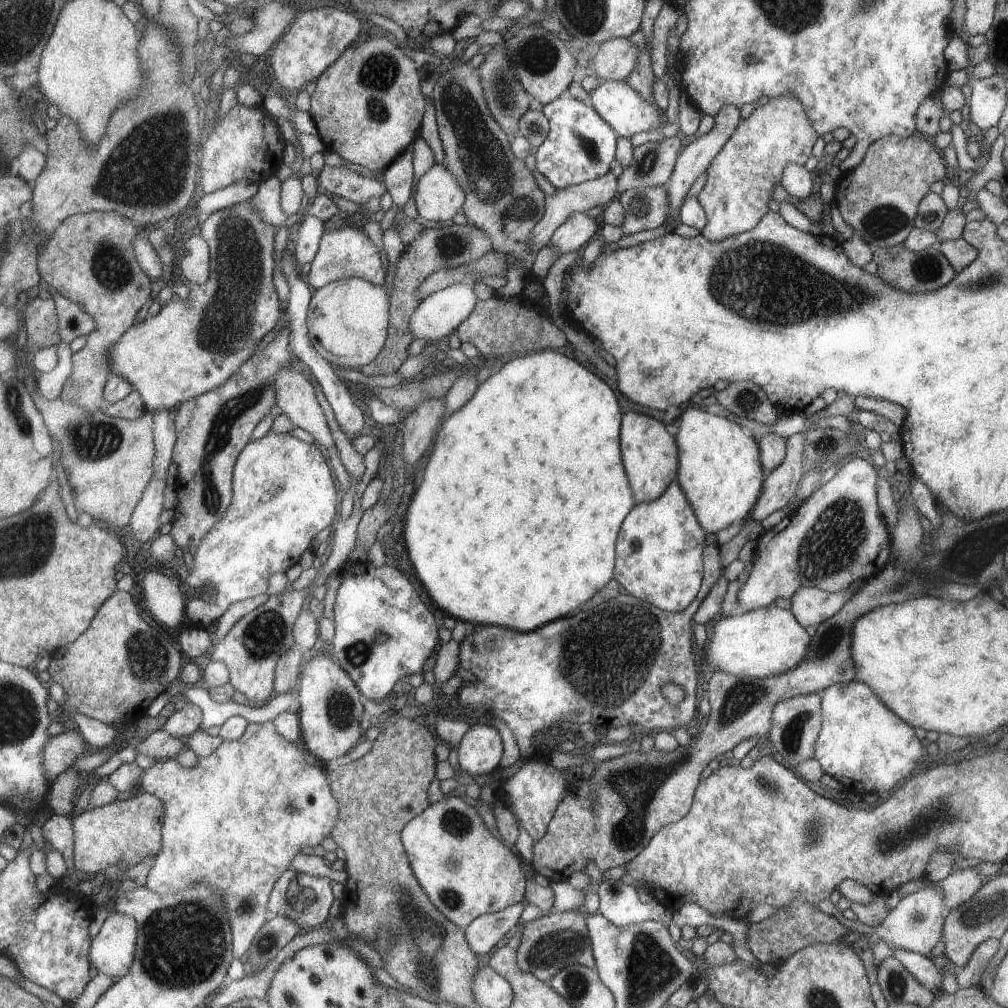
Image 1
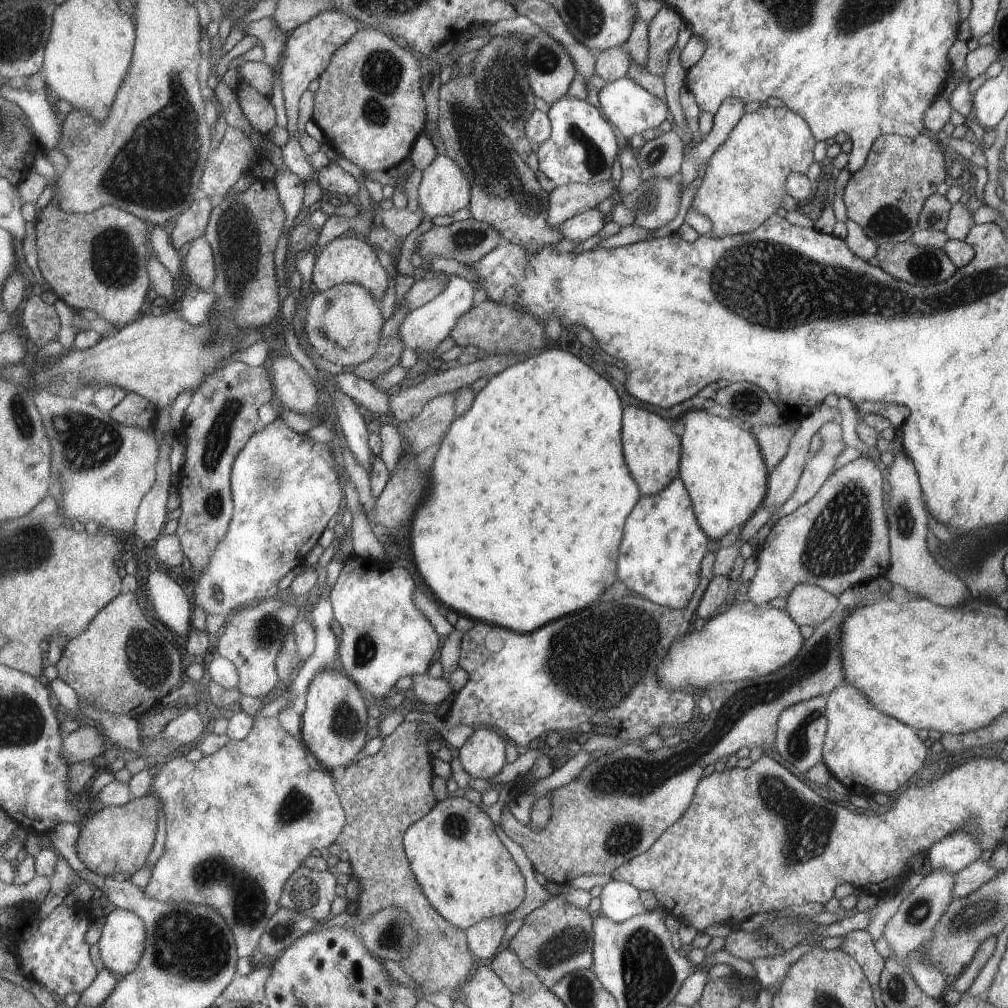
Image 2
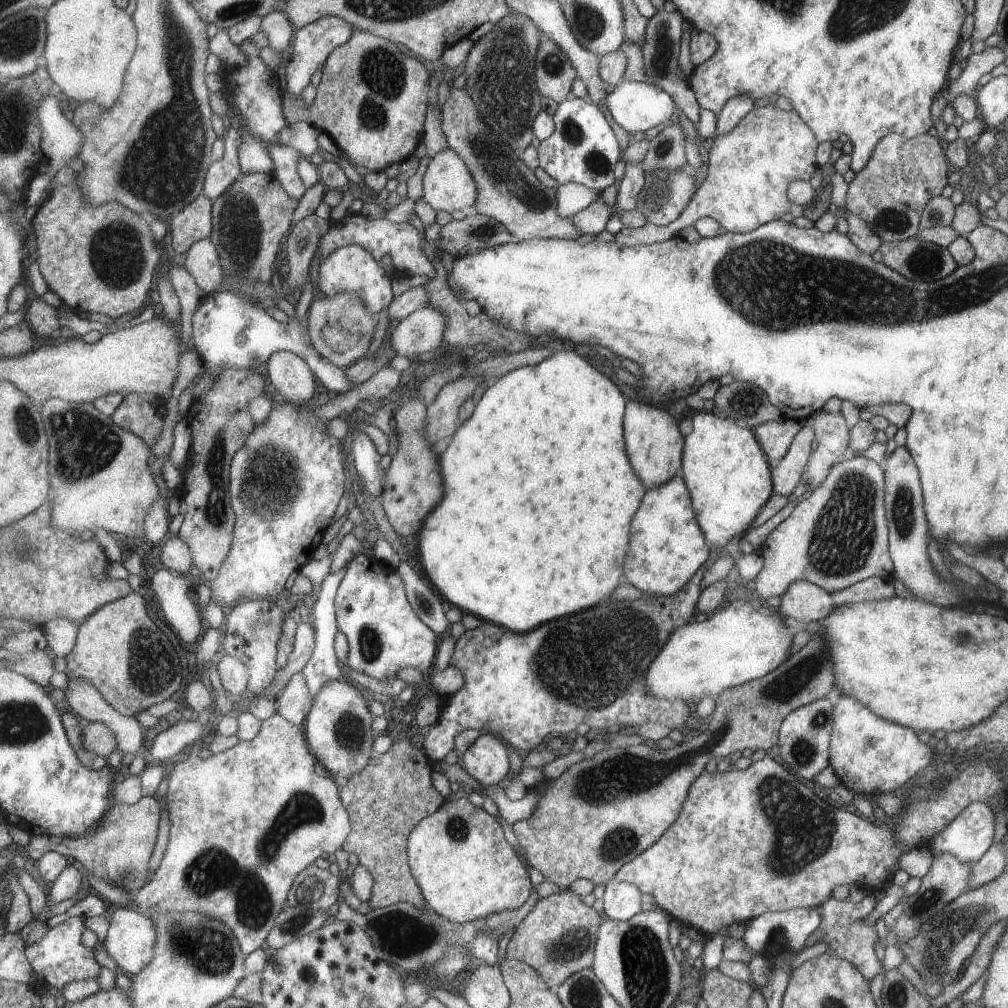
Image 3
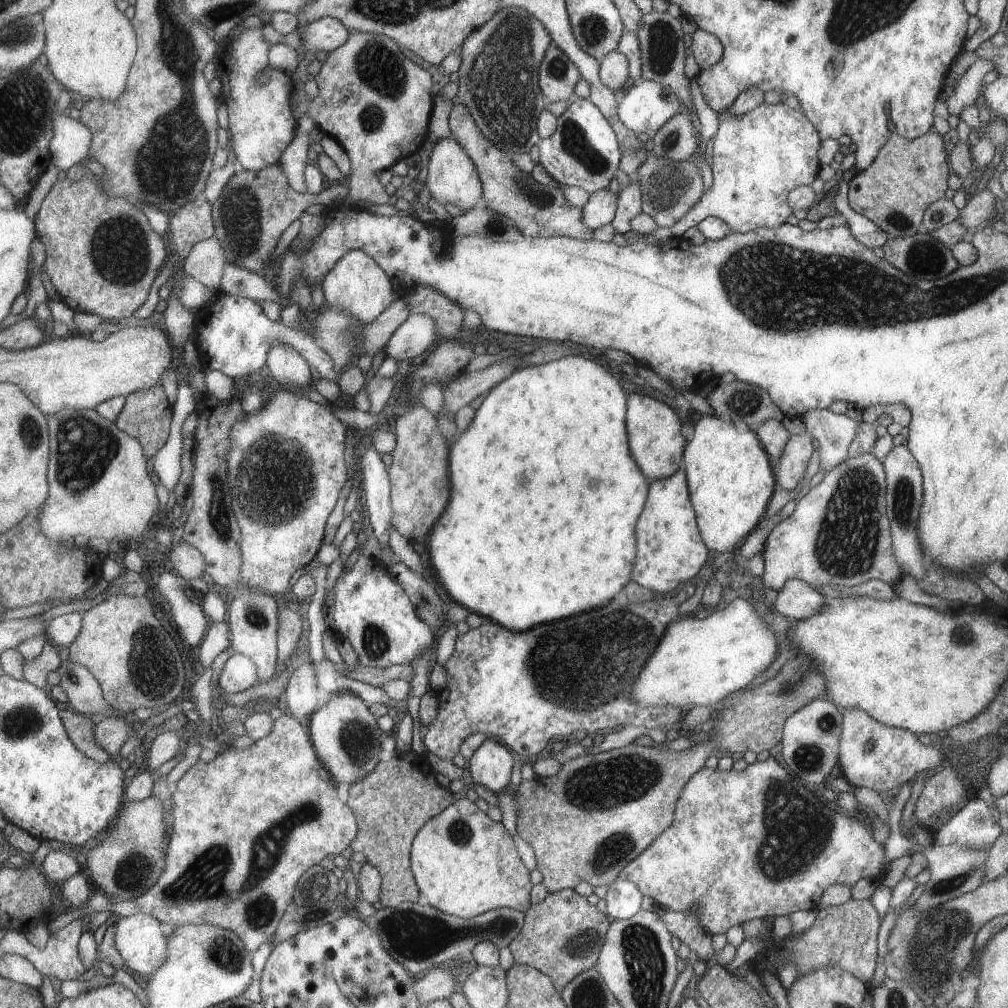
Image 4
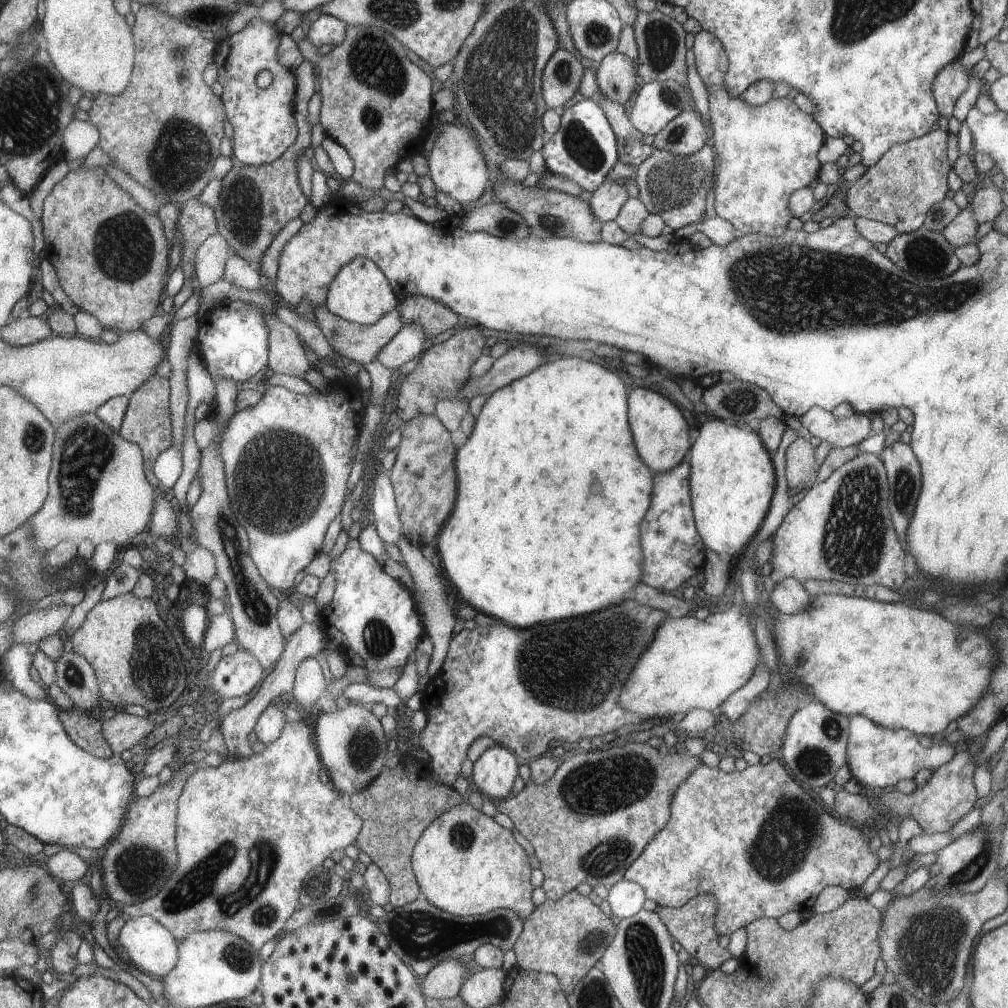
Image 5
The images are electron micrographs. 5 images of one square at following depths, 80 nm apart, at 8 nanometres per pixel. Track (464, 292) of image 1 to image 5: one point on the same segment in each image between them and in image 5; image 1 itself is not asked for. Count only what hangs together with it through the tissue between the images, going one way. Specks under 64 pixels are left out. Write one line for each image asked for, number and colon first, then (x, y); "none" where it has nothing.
2: (424, 327)
3: (421, 330)
4: (415, 334)
5: (409, 341)

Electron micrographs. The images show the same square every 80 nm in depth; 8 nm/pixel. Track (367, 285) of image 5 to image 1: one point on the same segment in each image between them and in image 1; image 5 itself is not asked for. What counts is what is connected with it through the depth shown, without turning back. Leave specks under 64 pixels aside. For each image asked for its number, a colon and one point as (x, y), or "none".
1: (343, 253)
2: (344, 259)
3: (350, 269)
4: (356, 284)

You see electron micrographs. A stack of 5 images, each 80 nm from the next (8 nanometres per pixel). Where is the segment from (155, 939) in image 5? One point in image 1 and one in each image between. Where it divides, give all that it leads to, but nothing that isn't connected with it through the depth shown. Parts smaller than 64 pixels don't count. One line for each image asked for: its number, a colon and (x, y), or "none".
1: (112, 952)
2: (122, 942)
3: (131, 940)
4: (142, 940)

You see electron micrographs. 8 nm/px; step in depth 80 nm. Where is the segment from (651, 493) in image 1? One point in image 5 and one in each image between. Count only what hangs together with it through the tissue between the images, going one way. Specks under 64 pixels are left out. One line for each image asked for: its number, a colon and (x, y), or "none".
2: (651, 451)
3: (653, 443)
4: (656, 444)
5: (660, 434)

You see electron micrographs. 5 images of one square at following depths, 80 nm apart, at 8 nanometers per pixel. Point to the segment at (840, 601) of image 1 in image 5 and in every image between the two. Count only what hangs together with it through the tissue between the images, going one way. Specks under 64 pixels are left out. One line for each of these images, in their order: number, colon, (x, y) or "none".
2: (807, 604)
3: (803, 601)
4: (797, 599)
5: (789, 597)

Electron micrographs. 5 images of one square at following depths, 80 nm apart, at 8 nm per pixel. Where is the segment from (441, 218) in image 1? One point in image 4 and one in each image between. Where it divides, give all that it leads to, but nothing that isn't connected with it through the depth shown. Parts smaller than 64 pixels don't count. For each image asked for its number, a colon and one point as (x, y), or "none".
2: (443, 189)
3: (447, 184)
4: (452, 177)

